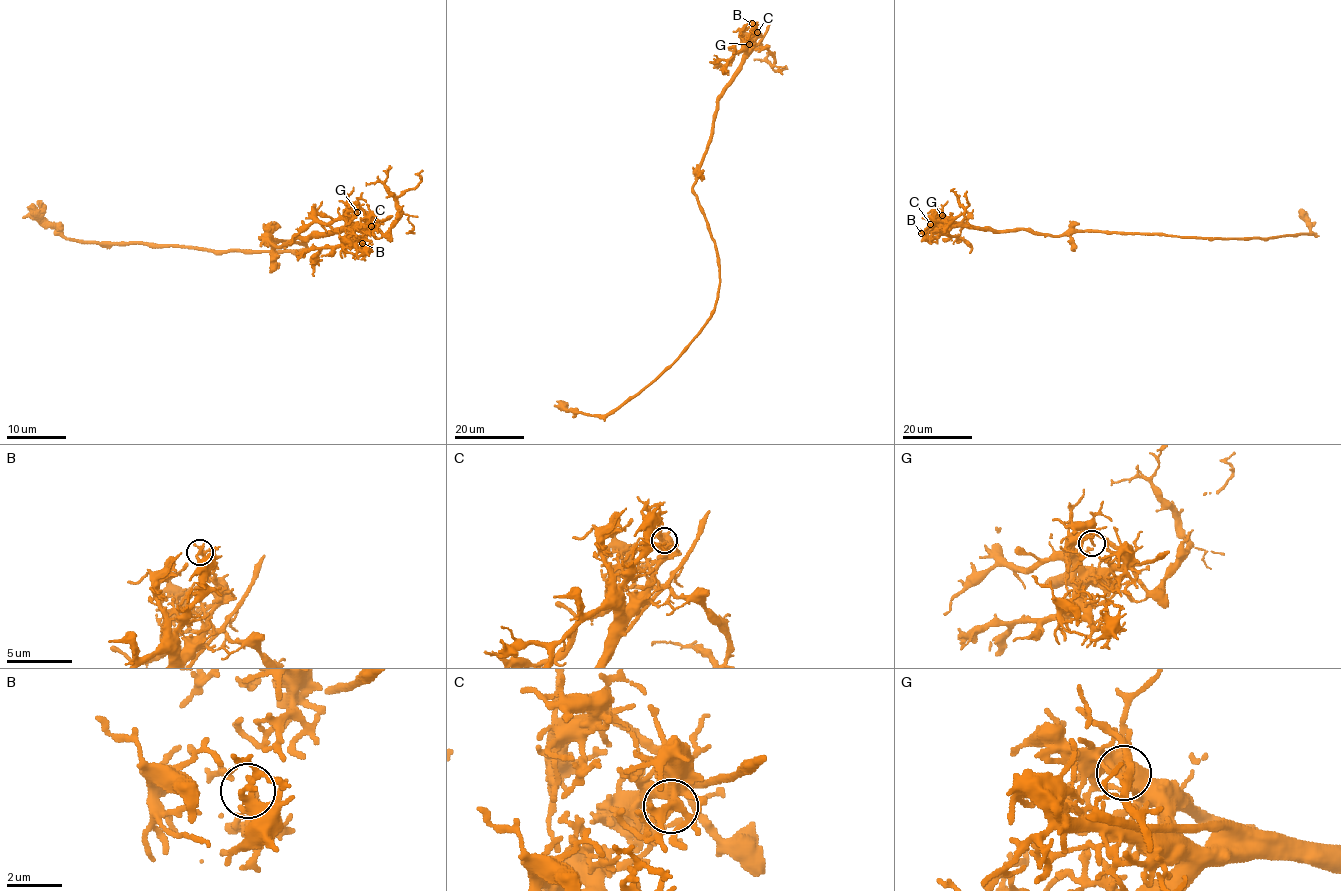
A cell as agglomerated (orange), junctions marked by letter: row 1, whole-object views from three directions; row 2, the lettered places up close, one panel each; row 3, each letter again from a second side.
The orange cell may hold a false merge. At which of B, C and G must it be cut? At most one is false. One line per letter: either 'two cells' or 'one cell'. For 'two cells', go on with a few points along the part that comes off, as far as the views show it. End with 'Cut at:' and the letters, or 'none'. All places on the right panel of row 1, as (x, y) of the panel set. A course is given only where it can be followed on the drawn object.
B: one cell
C: one cell
G: two cells; course (942, 215), (946, 228), (968, 206), (967, 191)
Cut at: G

